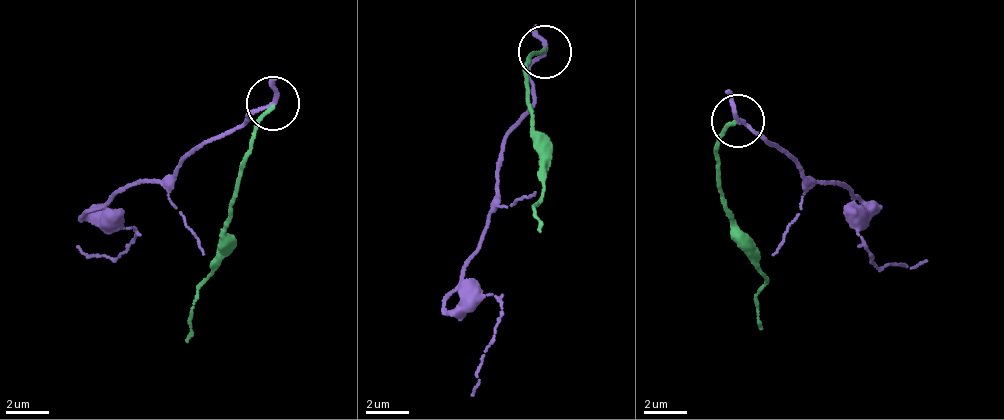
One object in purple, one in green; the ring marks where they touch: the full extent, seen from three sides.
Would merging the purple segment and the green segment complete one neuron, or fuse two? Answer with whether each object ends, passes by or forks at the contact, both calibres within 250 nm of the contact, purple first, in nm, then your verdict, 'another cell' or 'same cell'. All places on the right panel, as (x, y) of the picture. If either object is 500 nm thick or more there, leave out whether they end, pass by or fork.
purple passes by; green ends; calibres 170 and 160 nm; another cell

